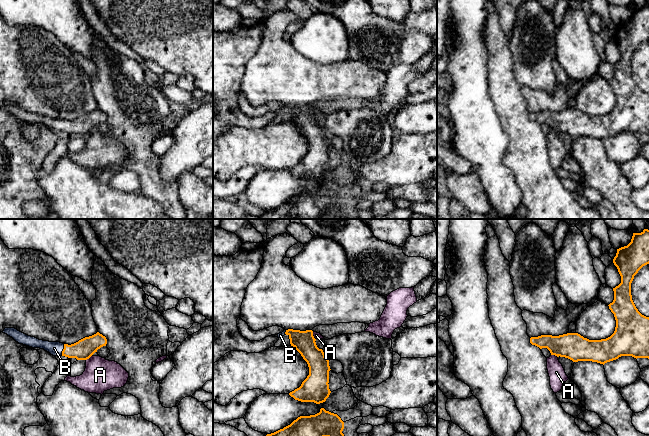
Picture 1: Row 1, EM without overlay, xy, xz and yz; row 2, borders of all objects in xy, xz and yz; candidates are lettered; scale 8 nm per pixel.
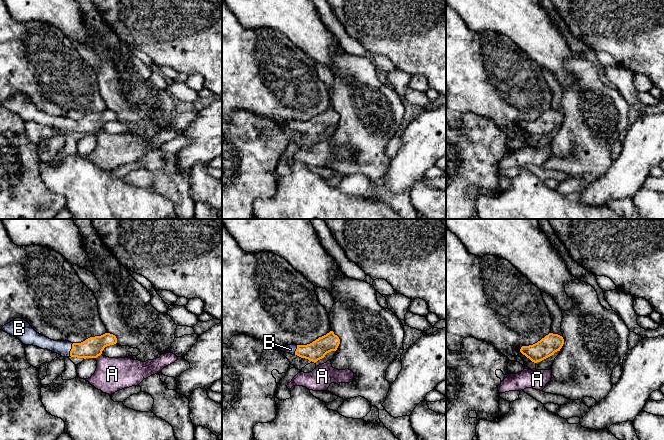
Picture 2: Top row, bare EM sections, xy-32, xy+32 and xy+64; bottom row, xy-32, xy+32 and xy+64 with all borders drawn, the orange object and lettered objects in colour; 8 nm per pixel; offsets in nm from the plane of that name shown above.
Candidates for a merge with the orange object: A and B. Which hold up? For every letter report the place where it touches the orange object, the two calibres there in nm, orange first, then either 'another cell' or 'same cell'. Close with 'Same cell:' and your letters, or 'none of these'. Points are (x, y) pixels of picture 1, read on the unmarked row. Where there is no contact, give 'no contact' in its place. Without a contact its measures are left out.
A: meets orange in yz at (554, 130); 220 nm thick on the orange side, 130 nm on the other; another cell
B: meets orange in xy at (63, 125); 160 nm thick on the orange side, 110 nm on the other; same cell
Same cell: B

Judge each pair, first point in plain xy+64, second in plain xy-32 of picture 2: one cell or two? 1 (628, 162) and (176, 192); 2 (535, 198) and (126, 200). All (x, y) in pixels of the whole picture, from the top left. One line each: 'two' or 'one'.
1: two
2: one

